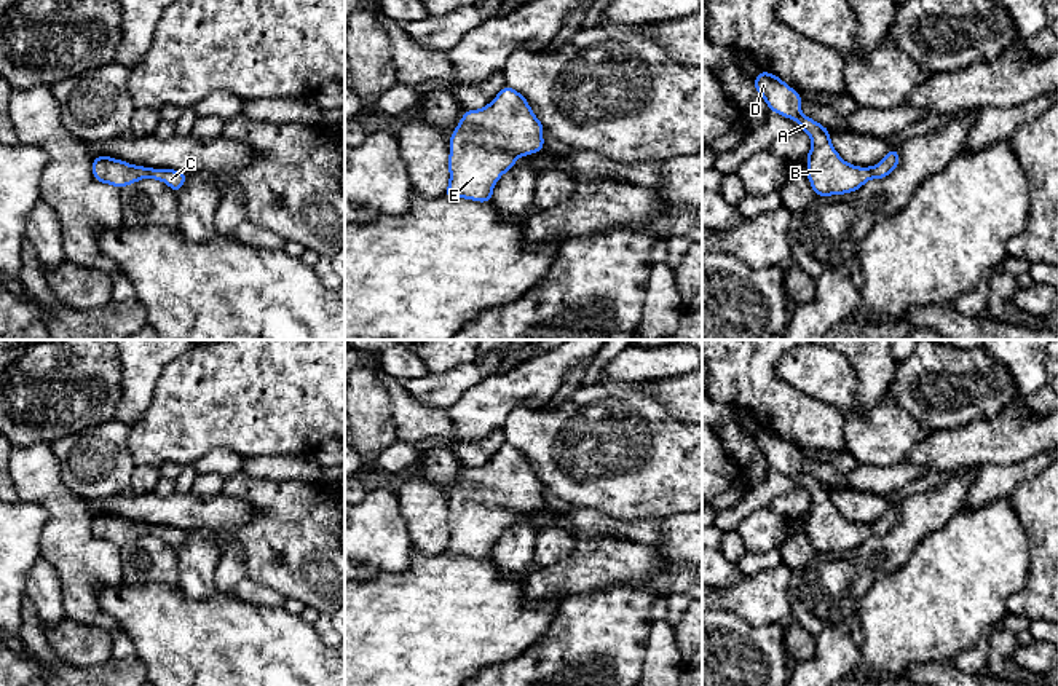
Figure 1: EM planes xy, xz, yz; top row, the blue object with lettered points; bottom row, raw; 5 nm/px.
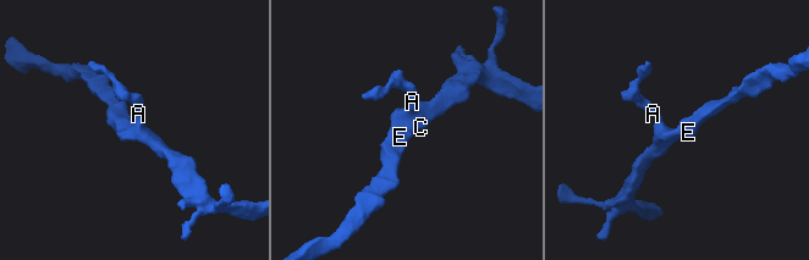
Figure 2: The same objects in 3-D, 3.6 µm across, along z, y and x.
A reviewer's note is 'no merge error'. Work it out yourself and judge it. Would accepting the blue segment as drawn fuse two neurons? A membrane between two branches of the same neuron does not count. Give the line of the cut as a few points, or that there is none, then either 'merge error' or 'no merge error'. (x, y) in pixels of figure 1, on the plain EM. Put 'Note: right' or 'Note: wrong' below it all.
cut none; no merge error
Note: right

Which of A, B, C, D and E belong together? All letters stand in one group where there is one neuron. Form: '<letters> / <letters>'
A B C D E

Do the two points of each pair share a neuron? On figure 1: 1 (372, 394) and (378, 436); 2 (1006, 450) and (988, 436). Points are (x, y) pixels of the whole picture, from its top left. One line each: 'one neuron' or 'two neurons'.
1: one neuron
2: one neuron

